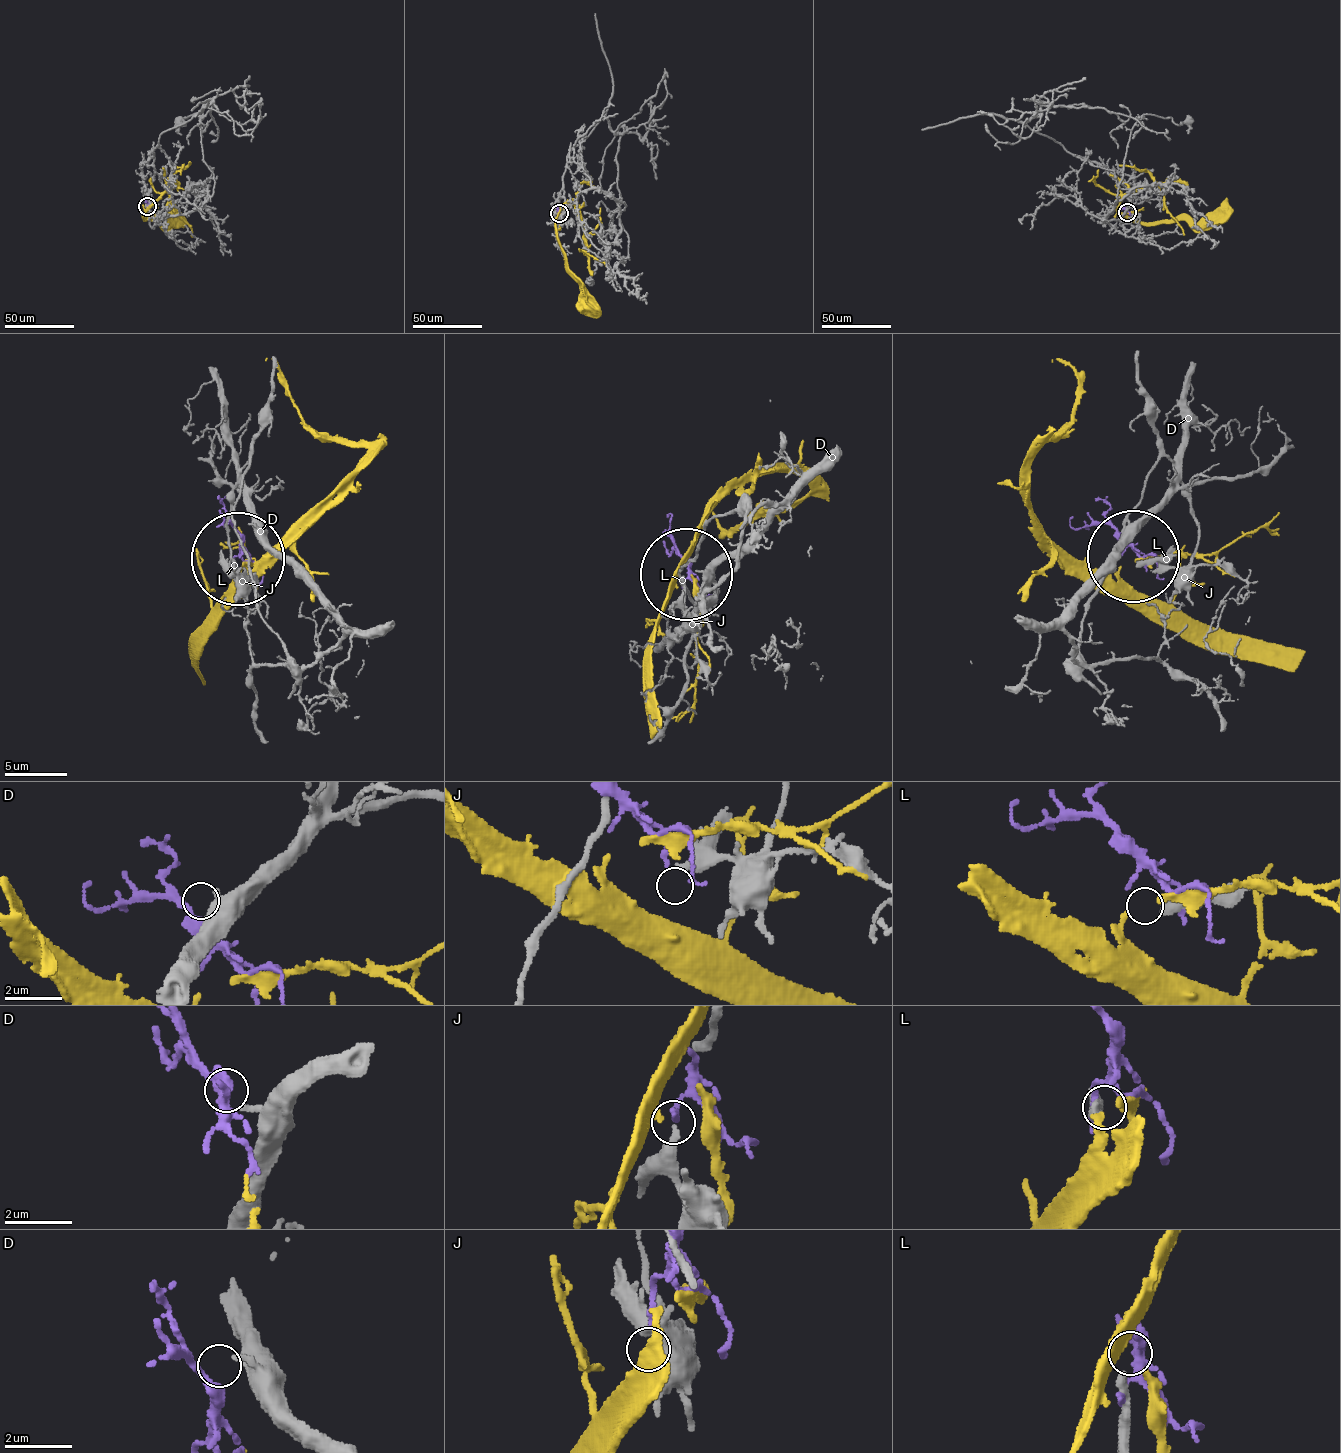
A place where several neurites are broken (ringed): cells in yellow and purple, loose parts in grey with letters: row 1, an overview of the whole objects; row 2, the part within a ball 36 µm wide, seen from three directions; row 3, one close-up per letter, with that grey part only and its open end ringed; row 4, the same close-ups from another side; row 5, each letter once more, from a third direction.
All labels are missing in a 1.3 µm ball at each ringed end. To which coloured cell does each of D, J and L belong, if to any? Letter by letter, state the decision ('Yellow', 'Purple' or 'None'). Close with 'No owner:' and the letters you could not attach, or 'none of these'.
D: Purple
J: None
L: None
No owner: J, L

